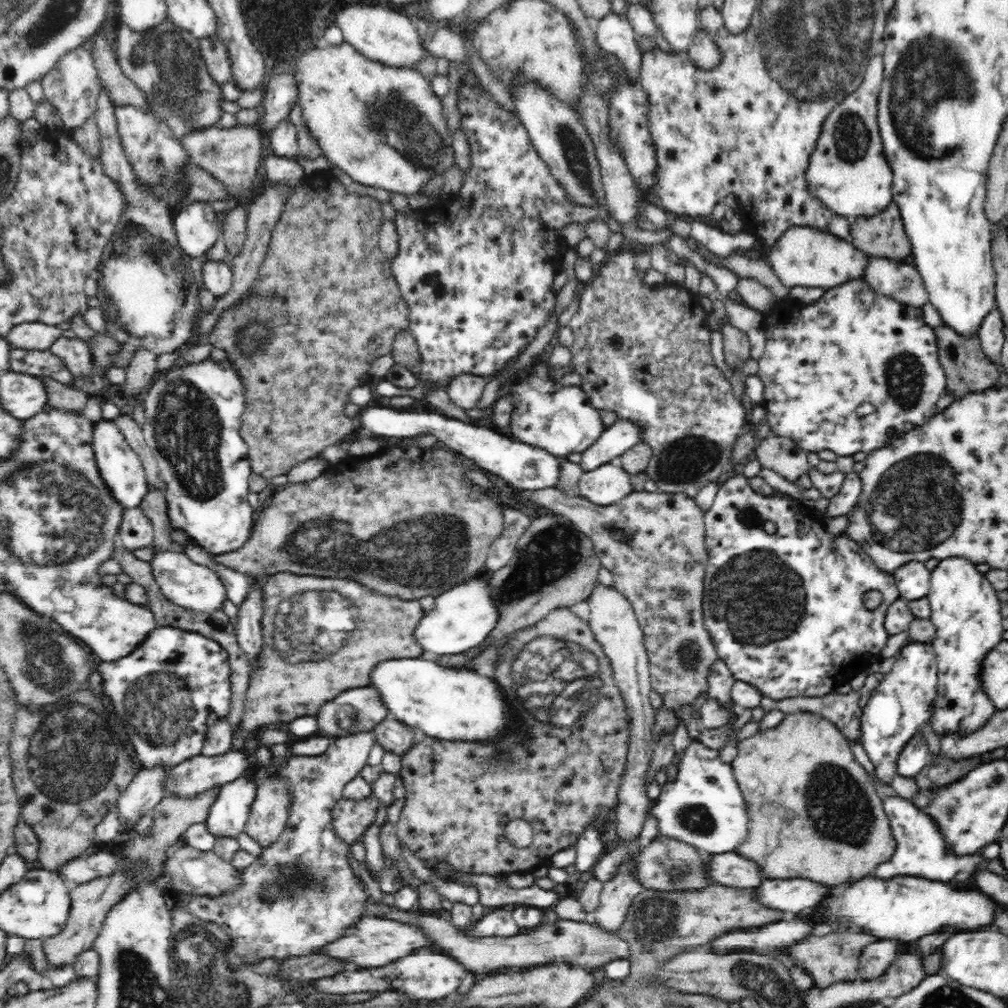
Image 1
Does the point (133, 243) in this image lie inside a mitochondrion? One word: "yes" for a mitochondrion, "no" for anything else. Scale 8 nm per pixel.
yes

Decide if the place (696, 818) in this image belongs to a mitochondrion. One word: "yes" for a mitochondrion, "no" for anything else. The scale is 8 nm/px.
yes

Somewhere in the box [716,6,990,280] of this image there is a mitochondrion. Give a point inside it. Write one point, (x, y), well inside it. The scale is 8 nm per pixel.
(930, 68)

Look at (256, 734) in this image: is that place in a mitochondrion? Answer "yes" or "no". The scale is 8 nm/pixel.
no

